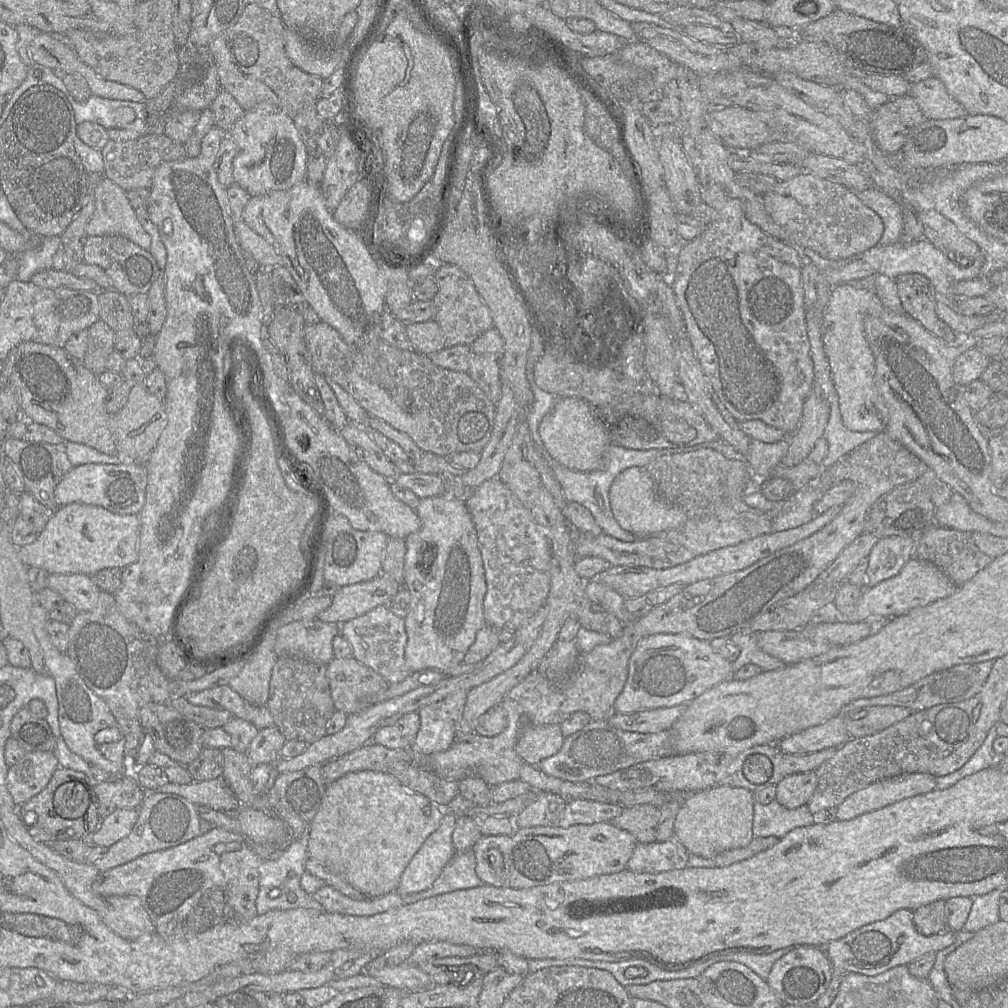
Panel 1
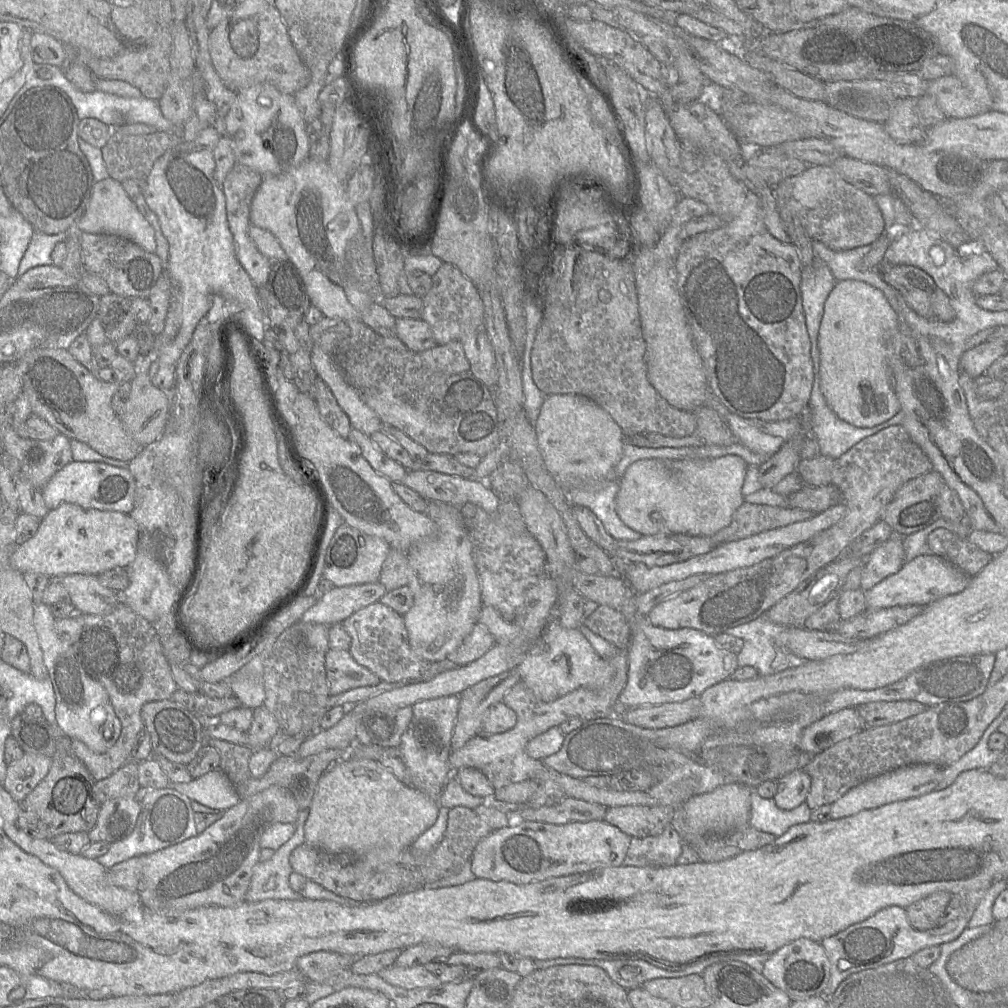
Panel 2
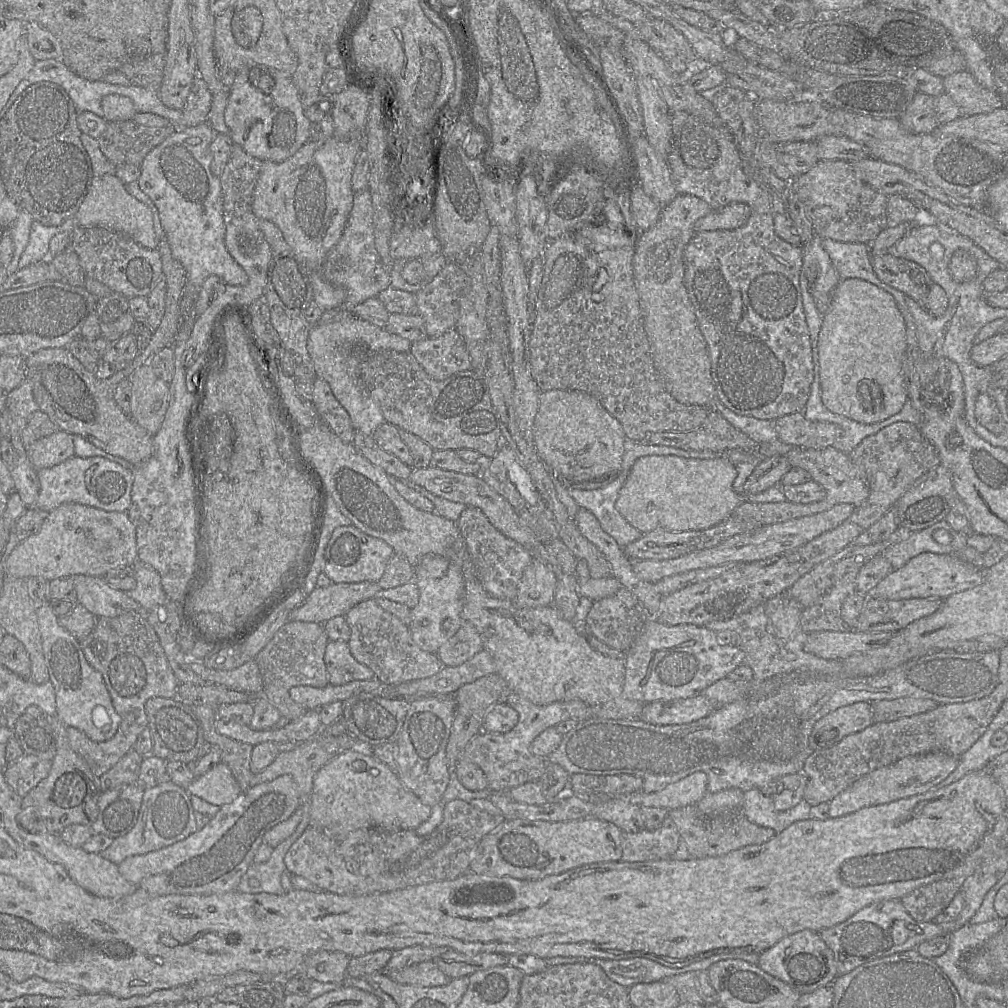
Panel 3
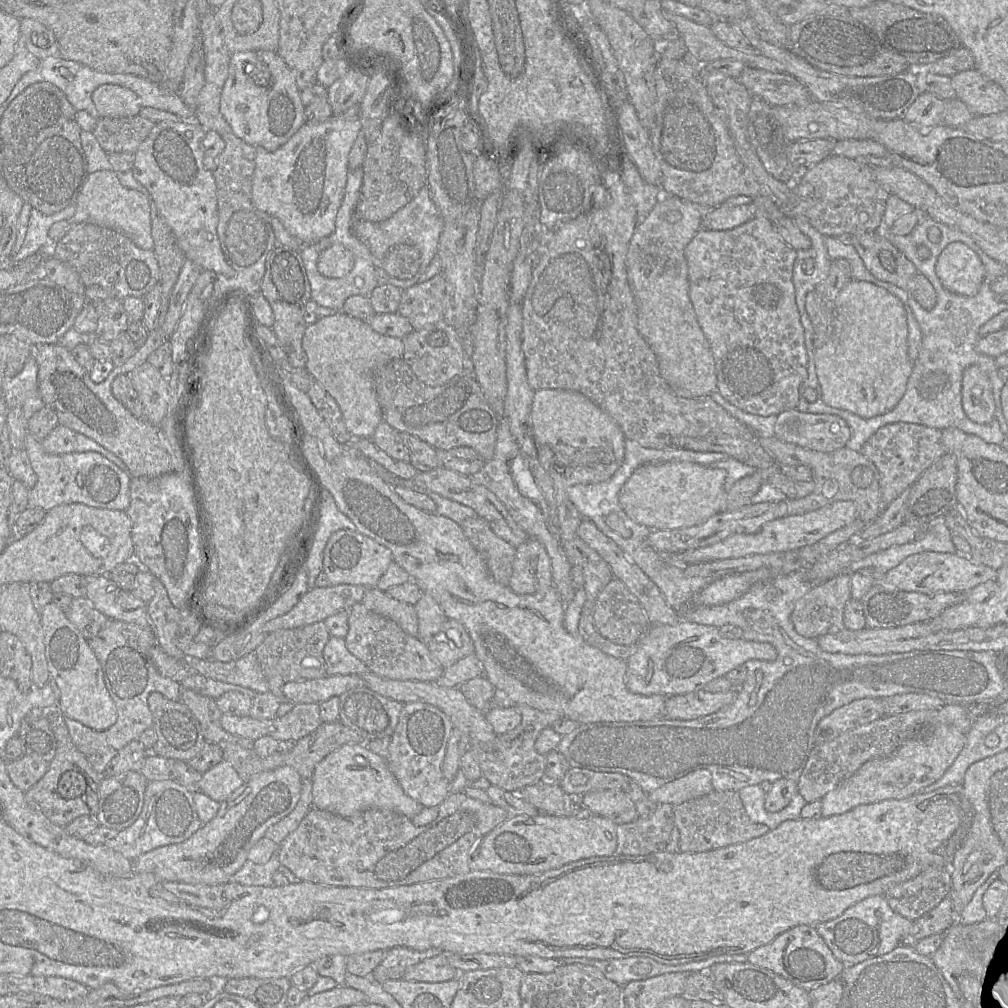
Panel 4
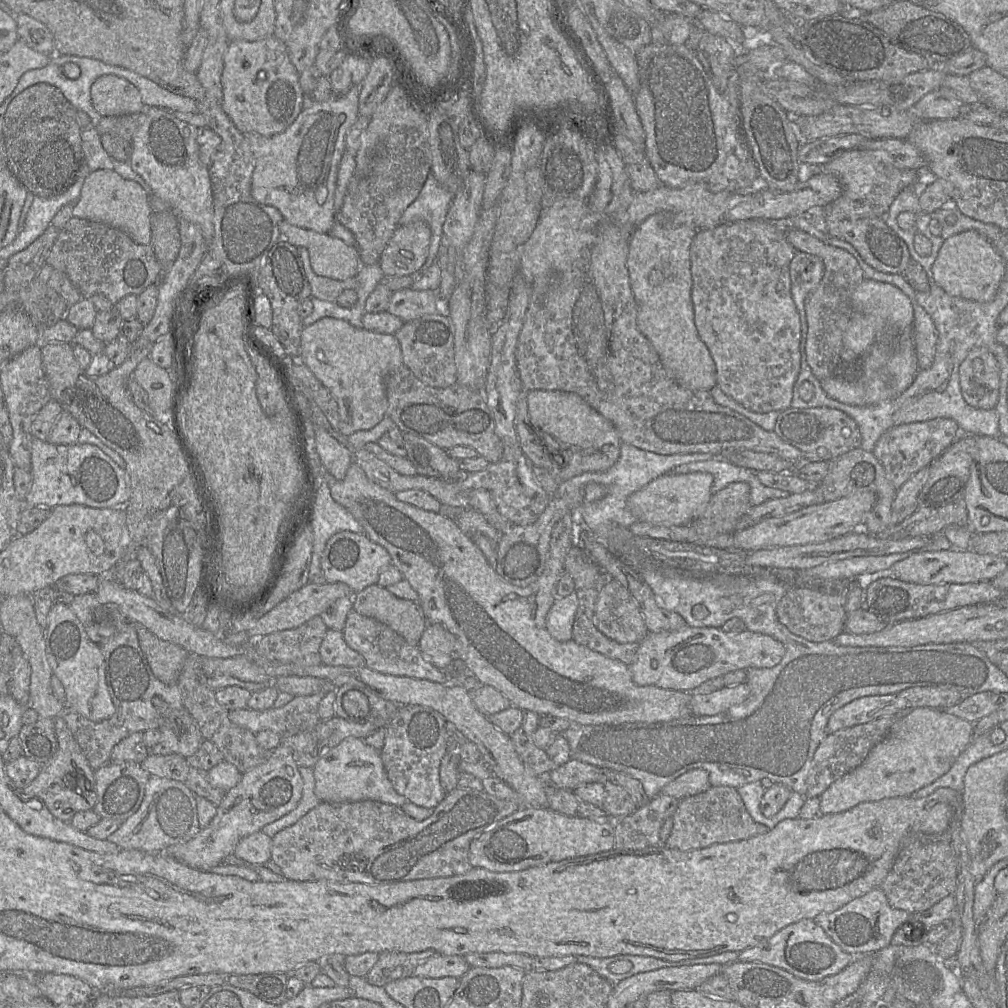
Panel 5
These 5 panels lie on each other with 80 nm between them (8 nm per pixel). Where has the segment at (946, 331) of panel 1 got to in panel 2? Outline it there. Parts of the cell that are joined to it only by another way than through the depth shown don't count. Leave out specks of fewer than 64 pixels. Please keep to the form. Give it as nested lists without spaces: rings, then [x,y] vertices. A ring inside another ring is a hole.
[[[883,262],[878,271],[882,279],[897,290],[905,303],[919,316],[932,319],[931,299],[937,286],[930,275],[910,265]]]

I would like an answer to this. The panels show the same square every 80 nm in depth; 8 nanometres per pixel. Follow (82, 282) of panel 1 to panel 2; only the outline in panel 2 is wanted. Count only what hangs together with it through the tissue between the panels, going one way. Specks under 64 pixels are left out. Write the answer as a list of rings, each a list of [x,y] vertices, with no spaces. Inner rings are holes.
[[[54,264],[35,266],[19,275],[13,283],[19,288],[41,289],[48,287],[70,287],[80,284],[80,279],[68,275],[61,267]]]

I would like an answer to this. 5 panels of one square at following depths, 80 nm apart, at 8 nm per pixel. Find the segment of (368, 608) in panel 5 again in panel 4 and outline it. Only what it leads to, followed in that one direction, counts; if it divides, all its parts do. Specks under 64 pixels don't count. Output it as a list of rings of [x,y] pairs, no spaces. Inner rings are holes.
[[[377,587],[367,589],[361,603],[396,622],[407,634],[418,636],[418,617],[414,605],[394,599]]]

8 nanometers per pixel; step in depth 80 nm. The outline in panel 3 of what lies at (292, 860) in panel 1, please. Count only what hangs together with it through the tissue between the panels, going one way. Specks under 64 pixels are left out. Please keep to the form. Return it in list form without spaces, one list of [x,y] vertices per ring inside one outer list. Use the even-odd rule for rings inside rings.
[[[301,797],[302,819],[294,833],[281,842],[273,850],[269,860],[265,863],[253,862],[243,875],[237,890],[244,893],[269,893],[282,895],[287,891],[281,885],[281,875],[286,871],[284,857],[292,844],[309,826],[311,804]]]

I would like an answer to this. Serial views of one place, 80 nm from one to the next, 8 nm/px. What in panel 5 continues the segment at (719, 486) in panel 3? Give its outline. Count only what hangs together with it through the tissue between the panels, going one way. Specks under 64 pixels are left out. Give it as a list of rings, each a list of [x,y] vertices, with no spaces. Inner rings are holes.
[[[709,473],[662,475],[632,493],[626,505],[637,521],[662,526],[685,526],[703,516],[712,497],[713,476]]]

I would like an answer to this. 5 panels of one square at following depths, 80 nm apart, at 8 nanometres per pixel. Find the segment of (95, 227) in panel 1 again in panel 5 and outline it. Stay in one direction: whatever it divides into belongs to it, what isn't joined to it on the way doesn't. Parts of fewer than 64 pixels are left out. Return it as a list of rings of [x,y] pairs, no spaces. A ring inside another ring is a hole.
[[[114,170],[91,172],[84,180],[72,216],[121,230],[140,245],[151,244],[151,215],[147,194],[140,185],[123,179]]]

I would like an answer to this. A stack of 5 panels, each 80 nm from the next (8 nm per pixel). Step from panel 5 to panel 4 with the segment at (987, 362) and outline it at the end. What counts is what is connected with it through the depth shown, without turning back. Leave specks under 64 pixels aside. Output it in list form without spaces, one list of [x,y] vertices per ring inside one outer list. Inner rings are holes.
[[[971,365],[963,372],[962,406],[973,422],[988,424],[995,419],[993,386],[978,365]]]

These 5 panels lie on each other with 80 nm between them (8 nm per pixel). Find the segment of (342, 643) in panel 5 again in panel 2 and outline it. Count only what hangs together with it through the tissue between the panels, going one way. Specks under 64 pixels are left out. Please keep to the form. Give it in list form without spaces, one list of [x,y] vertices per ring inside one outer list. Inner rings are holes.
[[[330,648],[325,653],[325,670],[330,696],[381,682],[377,675],[357,663],[349,650]]]

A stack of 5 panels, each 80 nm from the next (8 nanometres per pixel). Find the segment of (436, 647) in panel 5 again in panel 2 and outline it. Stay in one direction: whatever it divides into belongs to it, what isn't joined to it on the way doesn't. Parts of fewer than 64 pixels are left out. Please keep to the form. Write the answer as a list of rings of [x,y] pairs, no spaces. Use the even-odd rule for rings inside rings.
[[[477,622],[471,632],[464,638],[462,644],[446,659],[455,663],[457,667],[464,666],[478,660],[494,645],[495,639],[488,628]]]

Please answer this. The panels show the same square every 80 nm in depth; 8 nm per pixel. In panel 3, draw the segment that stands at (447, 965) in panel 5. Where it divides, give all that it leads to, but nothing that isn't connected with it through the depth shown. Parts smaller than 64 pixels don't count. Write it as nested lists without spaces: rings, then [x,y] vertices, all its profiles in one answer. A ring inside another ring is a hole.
[[[433,960],[413,964],[387,975],[397,983],[423,987],[444,986],[451,981]]]

